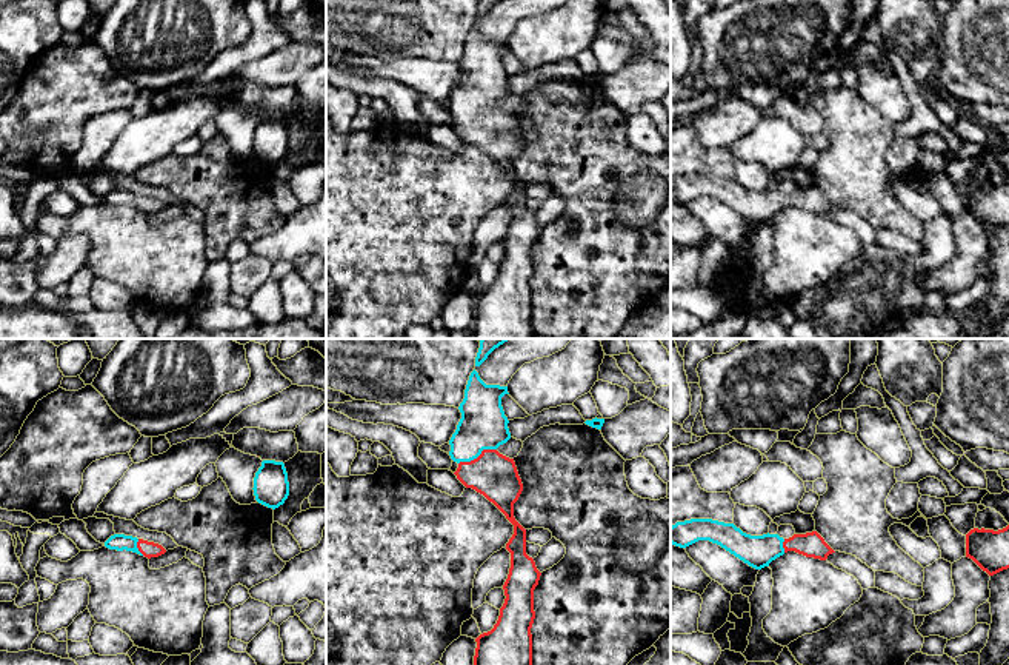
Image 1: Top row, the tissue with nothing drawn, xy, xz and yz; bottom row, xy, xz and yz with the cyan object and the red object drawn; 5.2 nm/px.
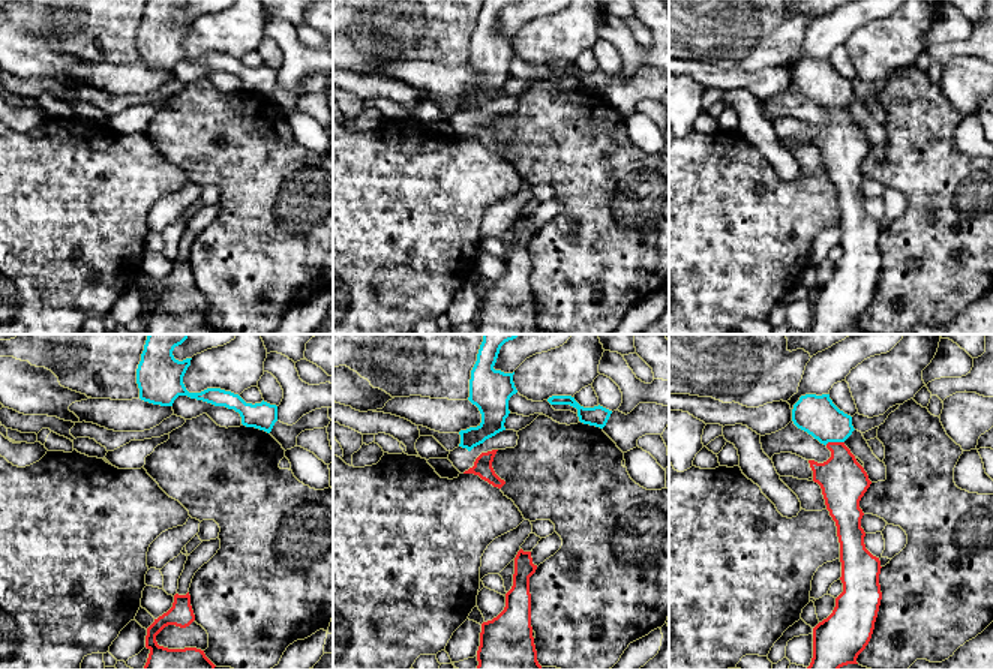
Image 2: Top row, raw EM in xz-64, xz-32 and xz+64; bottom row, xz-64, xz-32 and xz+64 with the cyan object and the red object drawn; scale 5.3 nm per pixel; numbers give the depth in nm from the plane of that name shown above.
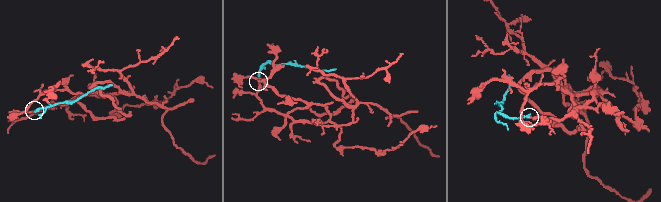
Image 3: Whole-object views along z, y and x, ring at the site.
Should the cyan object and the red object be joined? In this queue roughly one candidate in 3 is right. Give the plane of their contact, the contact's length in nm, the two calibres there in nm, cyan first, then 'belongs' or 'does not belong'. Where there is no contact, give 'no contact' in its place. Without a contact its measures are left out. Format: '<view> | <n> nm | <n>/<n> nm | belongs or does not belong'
xz | 220 nm | 260/240 nm | belongs

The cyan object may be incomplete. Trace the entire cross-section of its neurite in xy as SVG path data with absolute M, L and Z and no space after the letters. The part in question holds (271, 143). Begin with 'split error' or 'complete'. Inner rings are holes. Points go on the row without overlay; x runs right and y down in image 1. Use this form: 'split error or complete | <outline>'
complete | M263 115L254 132L255 155L268 163L278 163L289 151L288 128L283 117Z

